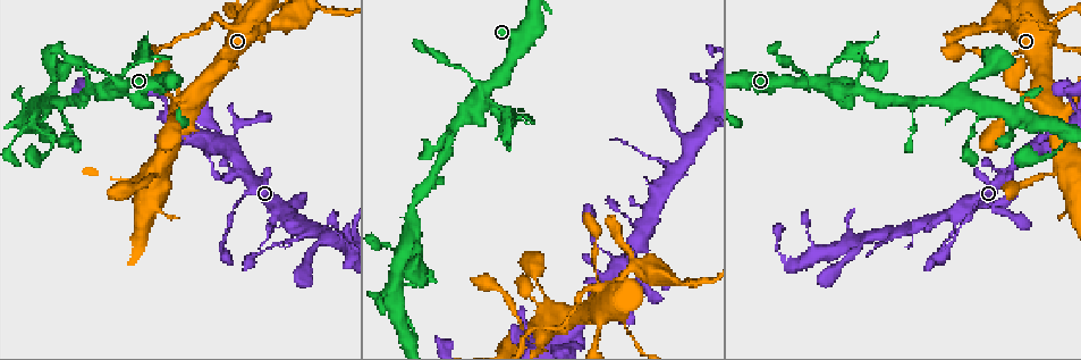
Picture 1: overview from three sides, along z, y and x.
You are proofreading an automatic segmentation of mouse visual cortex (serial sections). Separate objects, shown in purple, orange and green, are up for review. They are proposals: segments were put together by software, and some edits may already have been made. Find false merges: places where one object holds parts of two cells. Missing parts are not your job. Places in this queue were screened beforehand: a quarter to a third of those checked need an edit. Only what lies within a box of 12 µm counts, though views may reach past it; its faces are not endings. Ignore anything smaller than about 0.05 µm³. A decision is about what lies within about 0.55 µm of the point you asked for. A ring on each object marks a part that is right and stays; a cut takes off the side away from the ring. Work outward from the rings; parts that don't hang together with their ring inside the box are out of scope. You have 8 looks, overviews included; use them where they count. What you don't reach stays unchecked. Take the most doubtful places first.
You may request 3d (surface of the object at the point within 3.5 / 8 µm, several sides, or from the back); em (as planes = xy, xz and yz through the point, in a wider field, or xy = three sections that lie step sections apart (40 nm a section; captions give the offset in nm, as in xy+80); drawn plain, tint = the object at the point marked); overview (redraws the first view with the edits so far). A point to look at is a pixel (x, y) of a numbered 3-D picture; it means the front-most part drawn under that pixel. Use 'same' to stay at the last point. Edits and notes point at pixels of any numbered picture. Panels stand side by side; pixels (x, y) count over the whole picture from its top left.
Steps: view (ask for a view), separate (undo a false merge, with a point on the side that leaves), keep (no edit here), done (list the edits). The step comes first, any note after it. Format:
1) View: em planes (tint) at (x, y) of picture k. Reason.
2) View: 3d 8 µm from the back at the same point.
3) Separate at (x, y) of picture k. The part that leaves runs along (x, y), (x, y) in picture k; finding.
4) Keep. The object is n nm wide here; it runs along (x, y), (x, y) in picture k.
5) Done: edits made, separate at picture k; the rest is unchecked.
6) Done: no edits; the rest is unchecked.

View: 3d 3.5 µm at (1026, 17) of picture 1.

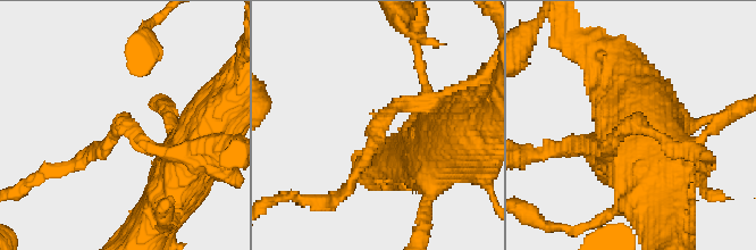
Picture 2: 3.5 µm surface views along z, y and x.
View: em xy step 5 (tint) at (123, 128) of picture 2. The arms are 150, 250 nm wide.

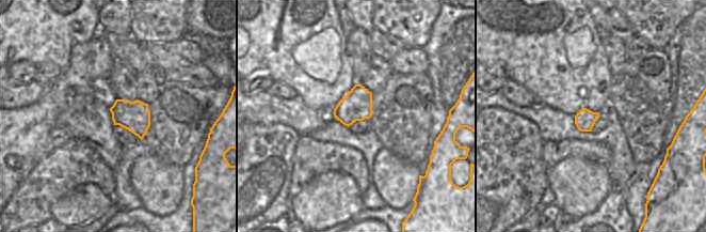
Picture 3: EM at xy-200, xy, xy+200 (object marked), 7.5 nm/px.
Keep. It runs along (431, 117), (396, 108), (351, 184) in picture 2; all the same cell.

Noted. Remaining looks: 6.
View: 3d 3.5 µm at (839, 59) of picture 1. Sudden change in width.

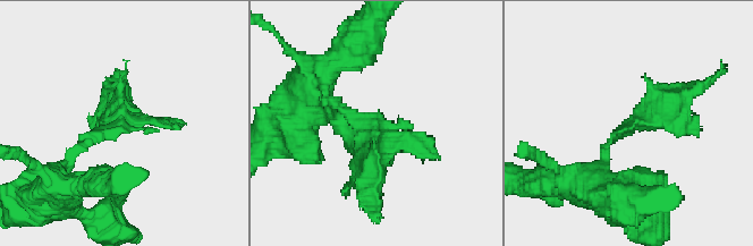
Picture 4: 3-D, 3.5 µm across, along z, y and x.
View: em xy step 3 (tint) at (369, 126) of picture 4.

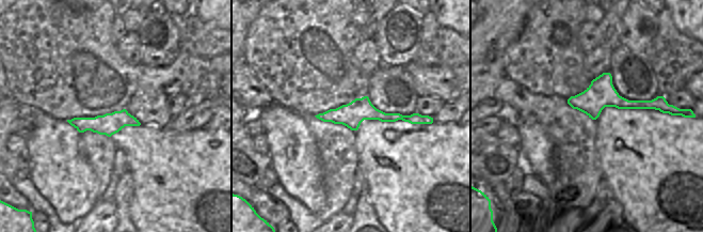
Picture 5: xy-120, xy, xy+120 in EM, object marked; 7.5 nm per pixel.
Keep. It runs along (321, 116), (379, 114), (421, 121) in picture 5; one cell here.

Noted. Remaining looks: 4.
View: 3d 3.5 µm at (633, 267) of picture 1. Three arms meet.

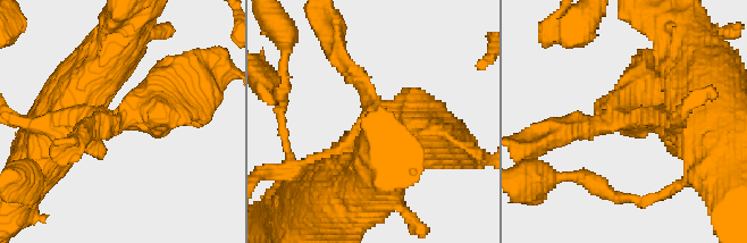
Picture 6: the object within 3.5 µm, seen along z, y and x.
Separate at (639, 88) of picture 6. The arms are 250, 350, 600 nm wide; the part that leaves runs along (106, 119), (144, 116), (203, 94) in picture 6; two cells meet here.

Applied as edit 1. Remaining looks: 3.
Done: edits made, separate at picture 6; the rest is unchecked.

